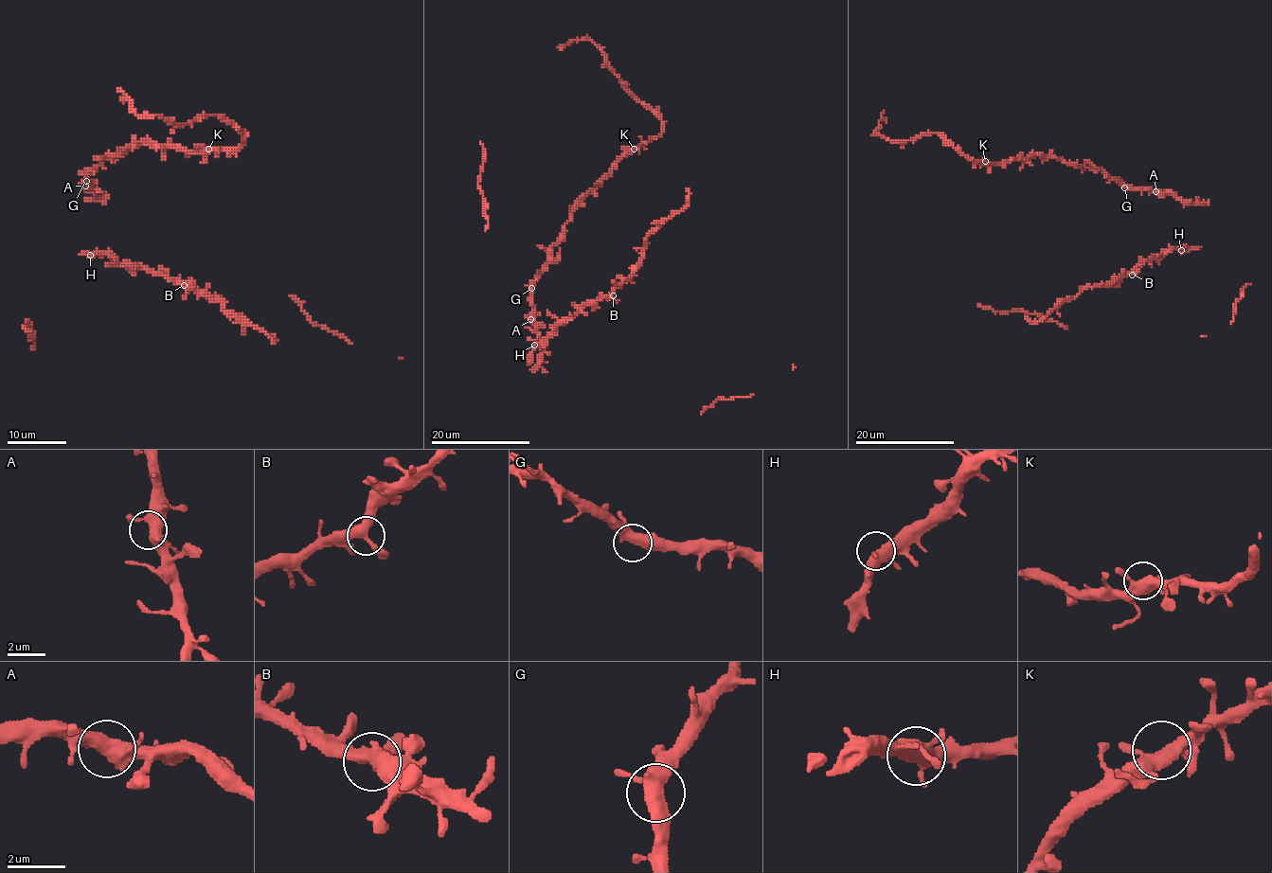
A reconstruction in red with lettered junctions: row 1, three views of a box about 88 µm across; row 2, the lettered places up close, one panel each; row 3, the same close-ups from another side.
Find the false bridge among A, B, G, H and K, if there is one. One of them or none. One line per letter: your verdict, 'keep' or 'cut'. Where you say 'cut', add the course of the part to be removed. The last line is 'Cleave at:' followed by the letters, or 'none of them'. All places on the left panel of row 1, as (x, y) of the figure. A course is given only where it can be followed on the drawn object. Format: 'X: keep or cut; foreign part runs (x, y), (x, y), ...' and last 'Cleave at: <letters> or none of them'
A: keep
B: keep
G: keep
H: keep
K: keep
Cleave at: none of them

